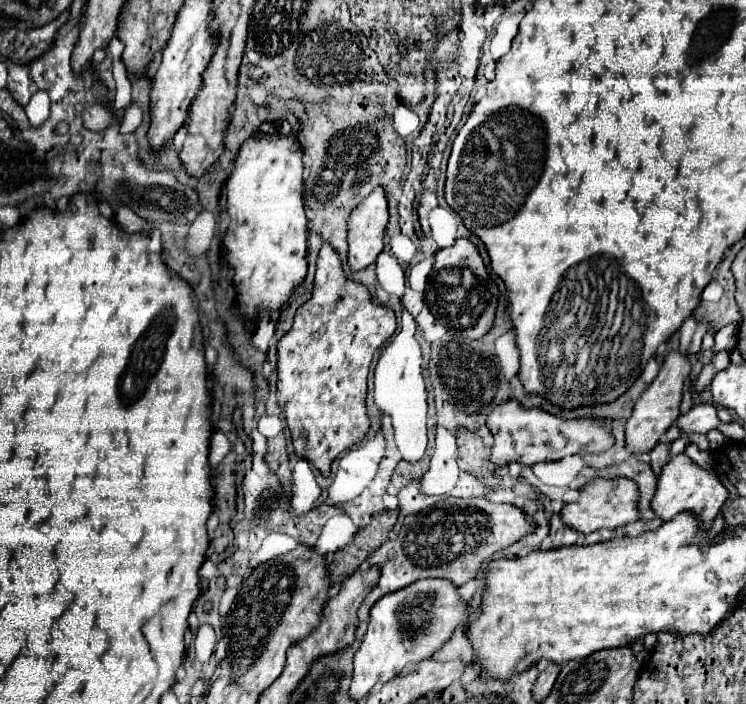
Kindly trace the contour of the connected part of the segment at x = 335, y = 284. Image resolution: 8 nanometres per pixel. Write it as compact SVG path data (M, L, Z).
M325 244L317 256L313 296L309 302L297 308L293 328L281 338L277 346L277 402L283 406L295 454L311 462L323 476L329 476L331 462L341 452L349 450L349 446L353 446L357 440L361 440L369 430L369 416L365 408L369 364L375 350L379 350L395 330L397 324L393 310L373 304L371 294L363 284L347 280L337 252Z

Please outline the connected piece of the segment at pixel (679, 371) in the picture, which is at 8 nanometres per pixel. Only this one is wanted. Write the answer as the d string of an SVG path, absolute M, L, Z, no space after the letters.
M671 352L657 378L653 380L653 384L649 388L645 388L645 392L639 396L639 400L635 402L633 414L629 416L627 424L625 424L625 444L627 450L631 454L643 454L643 452L651 452L655 448L655 444L659 442L659 438L669 430L669 426L677 420L679 416L679 404L681 404L681 396L683 396L683 382L691 372L691 360L687 354L681 352Z

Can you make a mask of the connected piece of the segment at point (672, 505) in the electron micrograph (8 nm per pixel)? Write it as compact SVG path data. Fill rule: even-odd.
M679 454L671 458L665 470L661 472L659 482L657 482L657 492L651 500L651 508L661 522L671 520L679 512L691 512L699 518L701 530L709 530L711 522L719 514L725 500L727 500L727 488L719 482L717 474L703 470L701 466L693 464L685 454Z

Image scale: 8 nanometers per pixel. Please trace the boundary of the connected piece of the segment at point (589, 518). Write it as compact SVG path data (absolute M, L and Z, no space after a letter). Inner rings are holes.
M593 478L579 490L577 502L569 502L561 508L563 522L581 534L591 534L601 528L619 528L627 522L637 520L637 514L637 484L629 478Z

